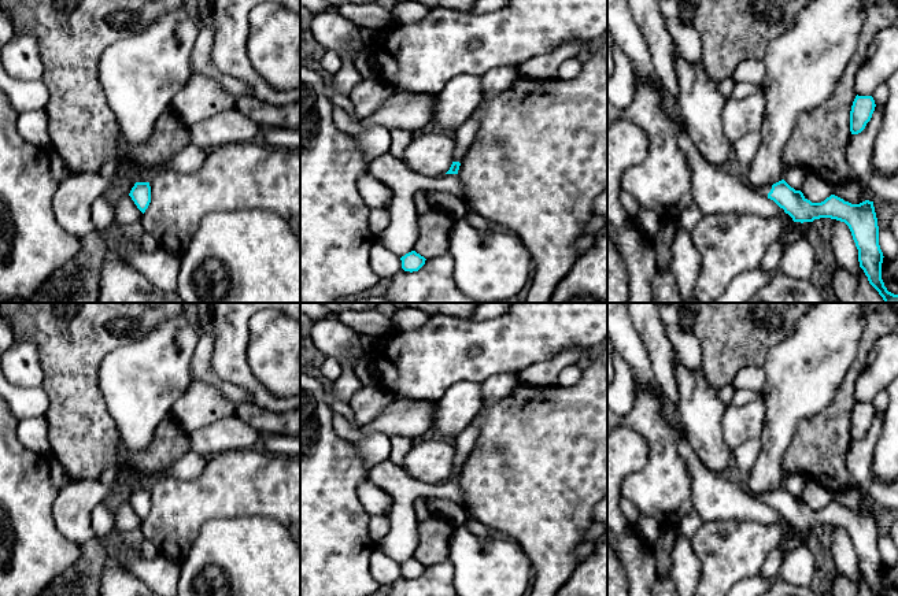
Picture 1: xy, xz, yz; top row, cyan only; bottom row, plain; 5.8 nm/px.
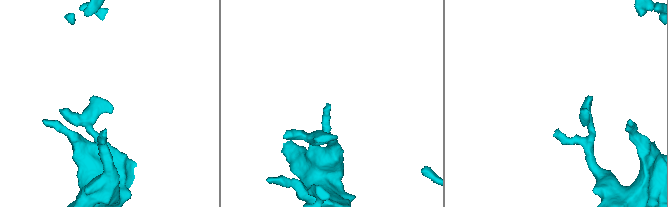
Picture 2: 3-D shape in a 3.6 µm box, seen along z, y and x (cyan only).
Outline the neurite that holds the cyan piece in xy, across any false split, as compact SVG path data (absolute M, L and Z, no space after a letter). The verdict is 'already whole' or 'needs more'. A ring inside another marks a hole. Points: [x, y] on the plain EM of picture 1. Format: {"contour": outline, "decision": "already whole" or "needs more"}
{"contour": "M136 489L129 503L132 504L137 515L144 521L151 510L149 489Z", "decision": "already whole"}

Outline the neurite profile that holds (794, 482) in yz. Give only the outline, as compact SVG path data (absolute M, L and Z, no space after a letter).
M787 473L784 477L784 488L794 495L795 497L801 497L803 493L803 489L808 482L808 477L802 473Z

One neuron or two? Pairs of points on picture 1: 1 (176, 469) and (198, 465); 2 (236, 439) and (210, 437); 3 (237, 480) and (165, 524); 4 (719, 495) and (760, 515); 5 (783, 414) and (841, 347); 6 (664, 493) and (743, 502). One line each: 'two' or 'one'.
1: one
2: one
3: one
4: one
5: one
6: two

